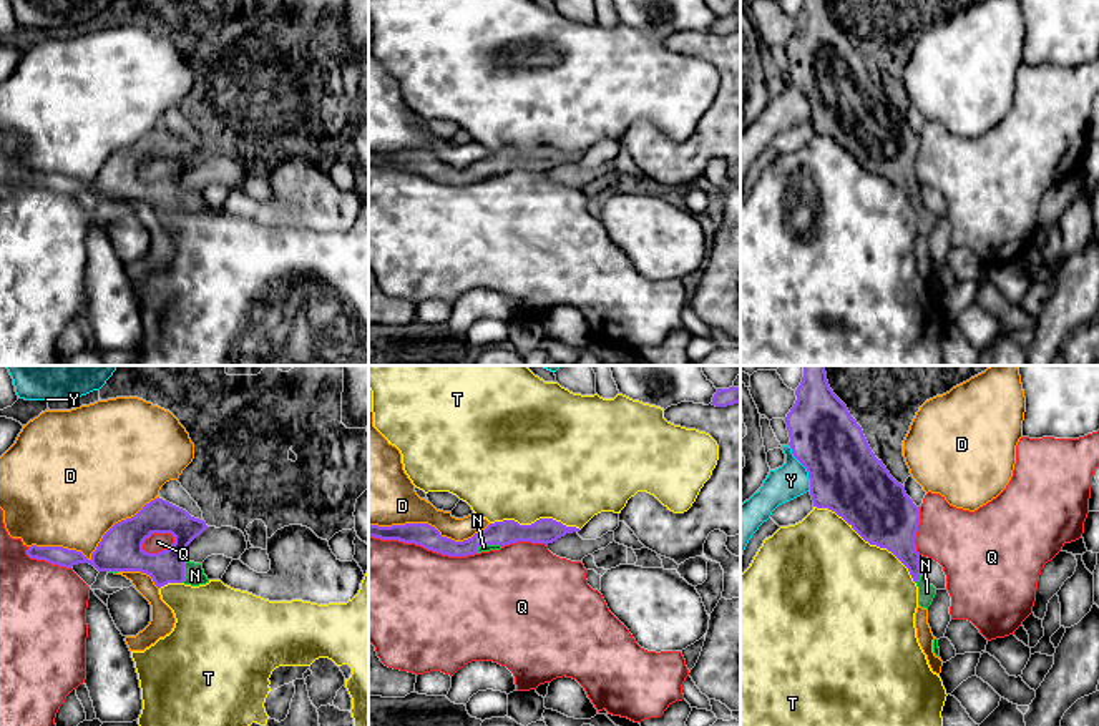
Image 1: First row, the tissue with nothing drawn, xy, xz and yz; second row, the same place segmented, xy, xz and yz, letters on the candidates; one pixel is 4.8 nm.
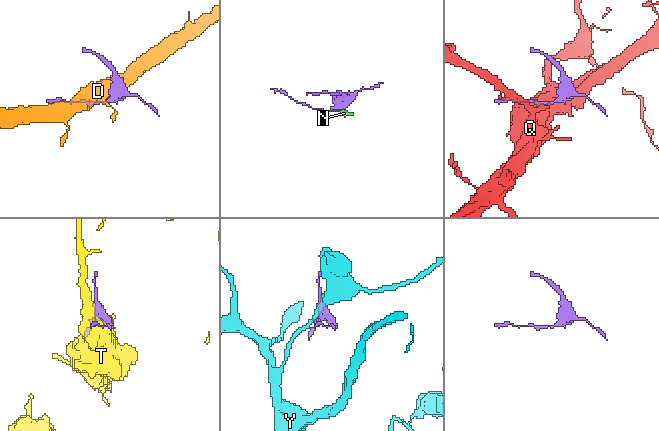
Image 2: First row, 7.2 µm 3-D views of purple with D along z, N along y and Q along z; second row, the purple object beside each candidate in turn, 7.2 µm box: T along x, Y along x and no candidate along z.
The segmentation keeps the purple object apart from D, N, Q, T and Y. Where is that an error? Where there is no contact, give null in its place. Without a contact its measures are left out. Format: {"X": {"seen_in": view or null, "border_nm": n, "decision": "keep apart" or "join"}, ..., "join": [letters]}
{"D": {"seen_in": "xy", "border_nm": 700, "decision": "keep apart"}, "N": {"seen_in": "xy", "border_nm": 110, "decision": "join"}, "Q": {"seen_in": "xz", "border_nm": 550, "decision": "keep apart"}, "T": {"seen_in": "yz", "border_nm": 600, "decision": "keep apart"}, "Y": {"seen_in": "yz", "border_nm": 260, "decision": "keep apart"}, "join": ["N"]}

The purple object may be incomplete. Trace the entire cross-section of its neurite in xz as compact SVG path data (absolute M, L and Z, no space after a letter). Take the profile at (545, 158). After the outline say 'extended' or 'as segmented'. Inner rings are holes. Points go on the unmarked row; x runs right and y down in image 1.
M540 146L531 153L503 148L490 151L485 158L475 161L468 168L455 169L442 164L440 159L428 151L405 151L392 155L369 151L369 164L415 171L448 184L468 184L481 179L500 178L501 174L516 169L548 173L573 159L579 159L579 156L566 155L553 146Z | extended

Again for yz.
M803 0L797 28L785 45L794 85L807 96L813 135L842 145L865 169L891 179L918 214L918 233L931 233L936 216L921 203L915 164L920 135L906 123L887 95L872 80L862 55L828 13L827 0Z | extended

